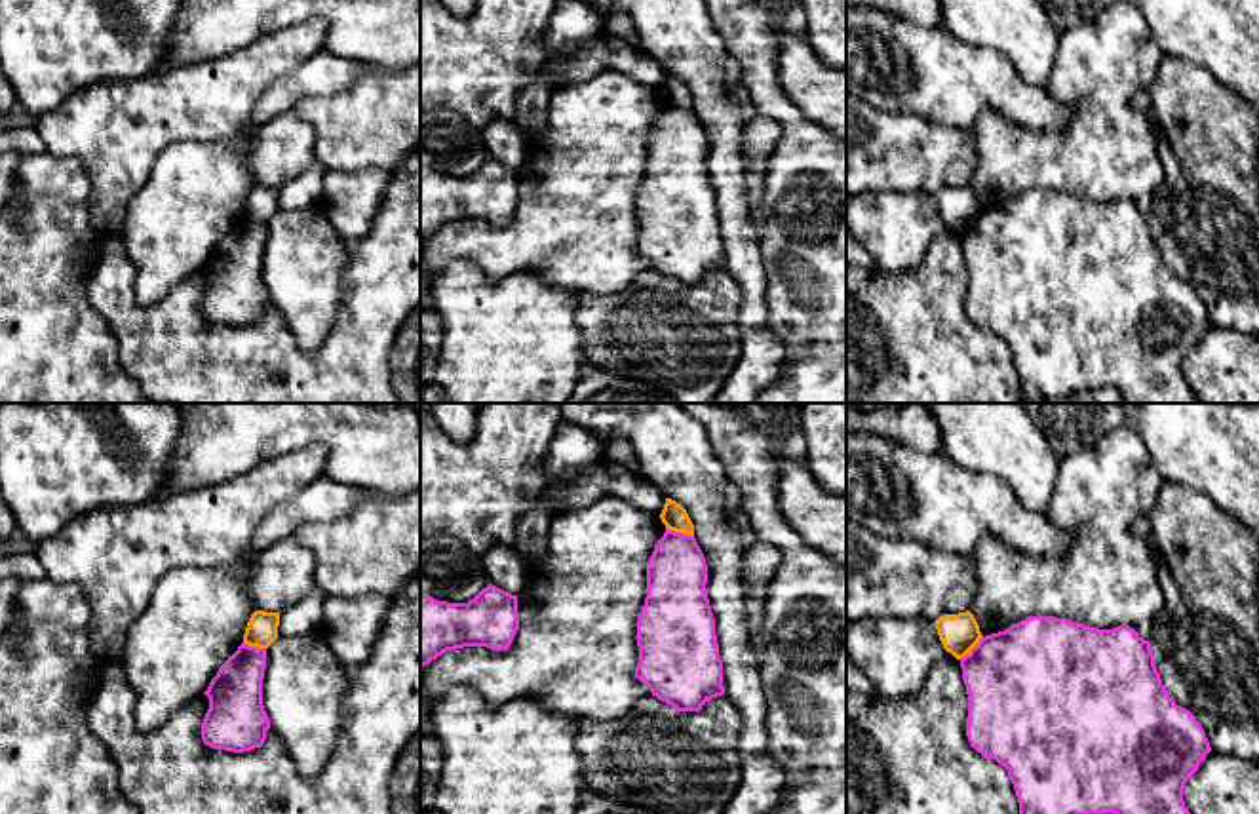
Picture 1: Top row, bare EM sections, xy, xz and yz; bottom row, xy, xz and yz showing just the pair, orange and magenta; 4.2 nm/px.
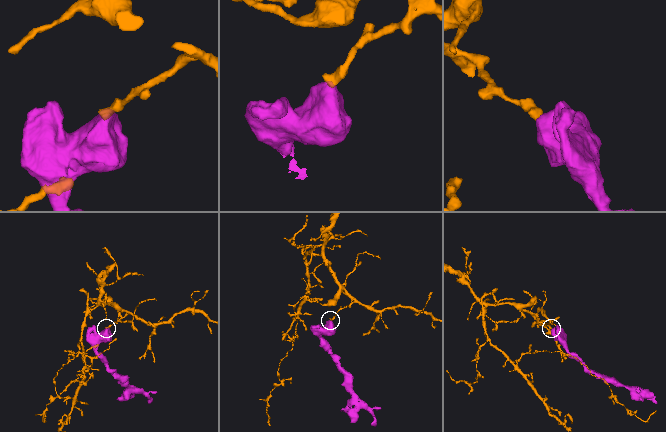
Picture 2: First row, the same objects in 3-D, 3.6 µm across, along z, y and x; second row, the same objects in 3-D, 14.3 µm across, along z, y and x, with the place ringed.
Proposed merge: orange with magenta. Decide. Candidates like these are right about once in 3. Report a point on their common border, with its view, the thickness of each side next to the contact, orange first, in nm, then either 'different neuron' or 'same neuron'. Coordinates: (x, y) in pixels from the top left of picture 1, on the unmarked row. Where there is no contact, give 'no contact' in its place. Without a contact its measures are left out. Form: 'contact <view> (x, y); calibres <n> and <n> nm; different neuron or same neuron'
contact xz (679, 105); calibres 110 and 260 nm; different neuron

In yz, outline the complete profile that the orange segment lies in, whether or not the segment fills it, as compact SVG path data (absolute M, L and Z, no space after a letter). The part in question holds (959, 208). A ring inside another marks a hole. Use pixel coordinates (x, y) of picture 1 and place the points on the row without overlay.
M970 184L959 188L943 188L934 198L943 223L957 234L970 228L970 224L983 211Z

